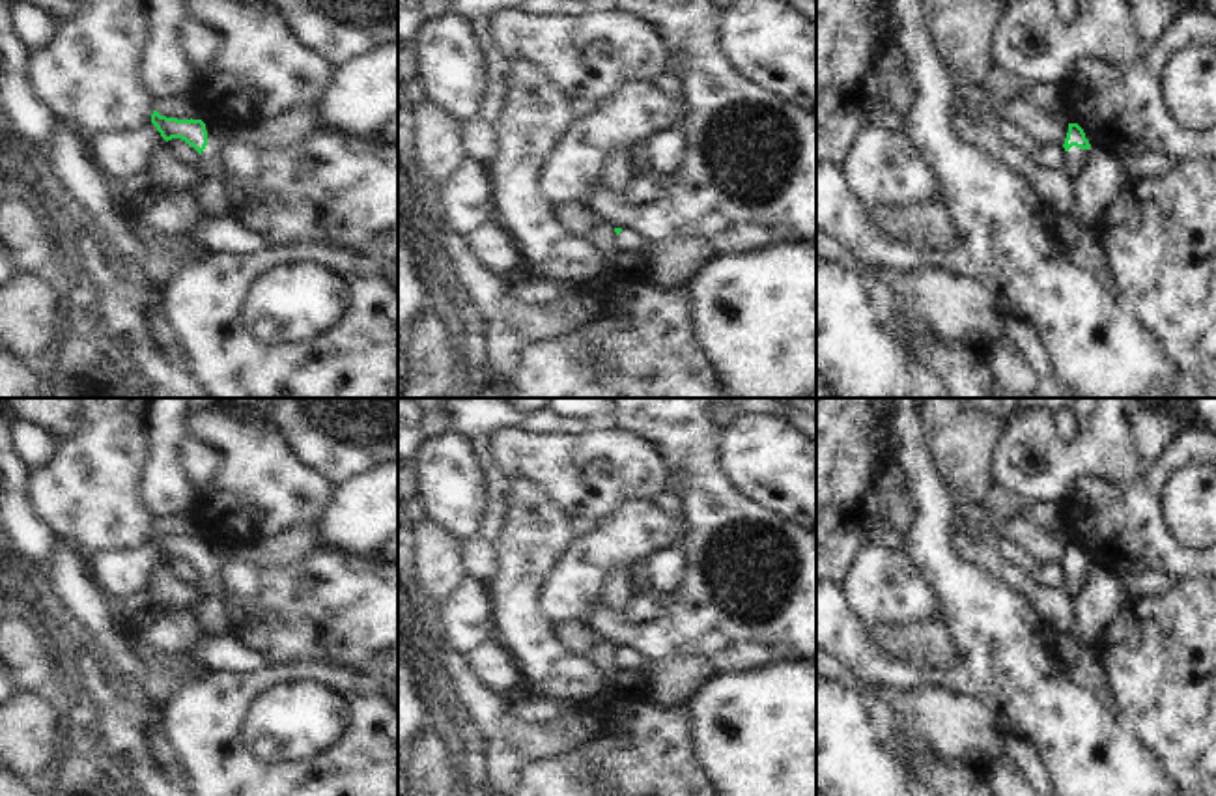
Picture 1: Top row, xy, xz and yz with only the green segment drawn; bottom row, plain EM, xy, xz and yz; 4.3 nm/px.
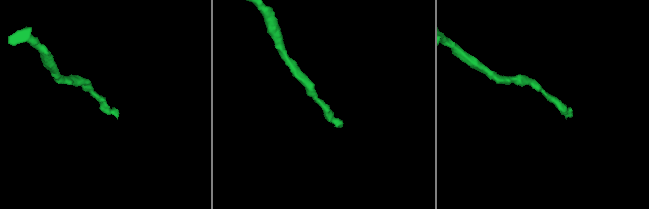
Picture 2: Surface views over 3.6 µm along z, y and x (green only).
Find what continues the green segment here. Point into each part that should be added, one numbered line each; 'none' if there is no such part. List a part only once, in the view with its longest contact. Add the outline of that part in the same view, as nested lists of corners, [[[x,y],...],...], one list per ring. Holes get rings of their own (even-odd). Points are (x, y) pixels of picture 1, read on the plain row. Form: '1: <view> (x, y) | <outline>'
1: yz (1074, 574) | [[[1072,564],[1067,570],[1067,583],[1065,583],[1065,590],[1074,598],[1085,585],[1085,574],[1087,568],[1076,566]]]

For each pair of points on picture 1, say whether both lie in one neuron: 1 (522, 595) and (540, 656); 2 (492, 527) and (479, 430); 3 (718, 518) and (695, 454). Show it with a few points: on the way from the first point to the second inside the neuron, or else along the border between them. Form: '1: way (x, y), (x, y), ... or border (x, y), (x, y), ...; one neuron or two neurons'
1: way (522, 610), (522, 632), (529, 641); one neuron
2: way (494, 503), (494, 477), (484, 454); one neuron
3: way (710, 503), (695, 477), (695, 469); one neuron

